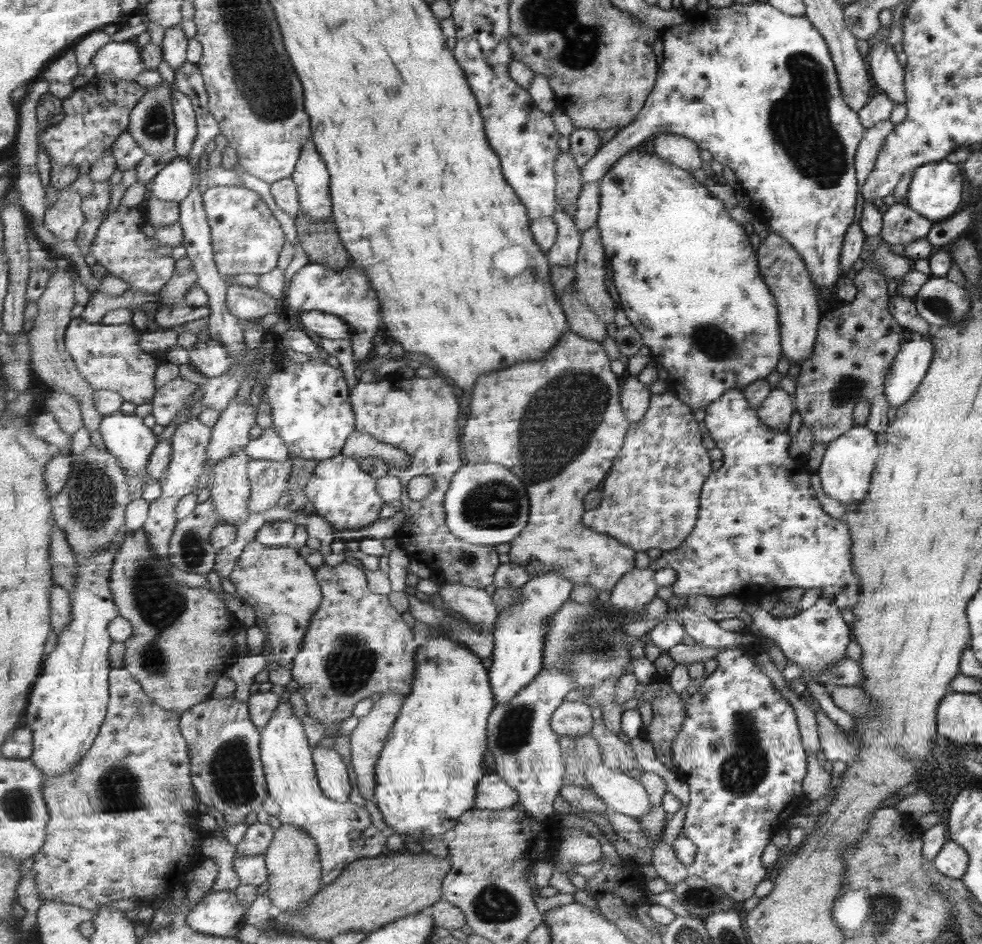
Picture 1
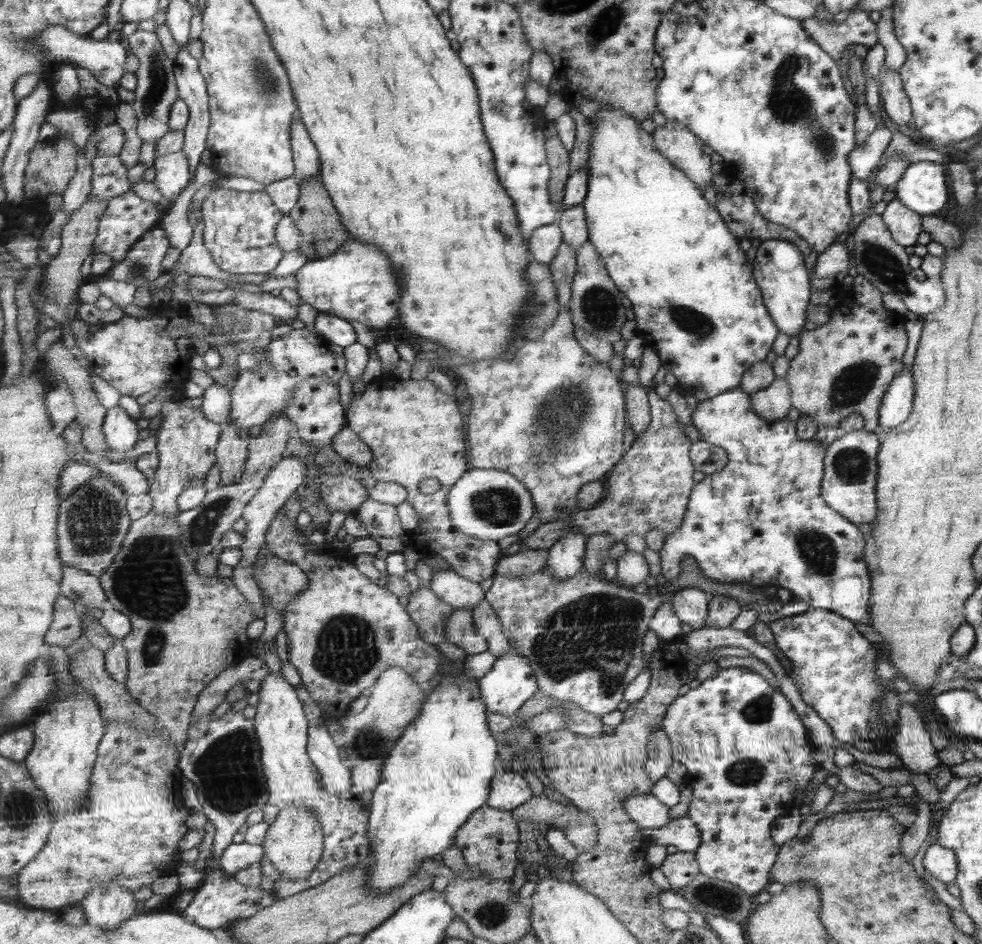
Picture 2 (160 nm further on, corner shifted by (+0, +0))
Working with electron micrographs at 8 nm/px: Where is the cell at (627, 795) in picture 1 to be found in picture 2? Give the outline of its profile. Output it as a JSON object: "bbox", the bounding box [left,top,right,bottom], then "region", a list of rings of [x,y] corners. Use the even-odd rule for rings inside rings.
{"bbox":[626,794,670,828],"region":[[[635,794],[626,800],[626,809],[631,818],[642,828],[663,828],[670,823],[669,807],[663,806],[654,796],[649,794]]]}

